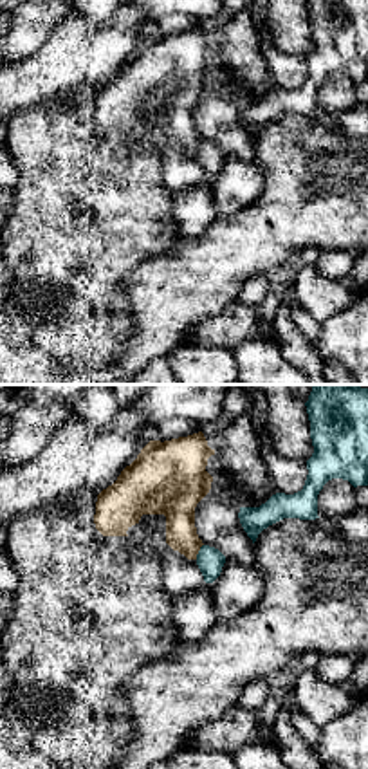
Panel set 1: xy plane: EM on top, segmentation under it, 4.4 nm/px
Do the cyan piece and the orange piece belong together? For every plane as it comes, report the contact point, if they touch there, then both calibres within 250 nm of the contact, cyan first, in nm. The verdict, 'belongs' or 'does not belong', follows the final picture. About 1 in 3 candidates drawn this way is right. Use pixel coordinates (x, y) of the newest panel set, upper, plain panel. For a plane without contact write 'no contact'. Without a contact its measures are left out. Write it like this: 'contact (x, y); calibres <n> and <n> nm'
contact (199, 147); calibres 120 and 170 nm

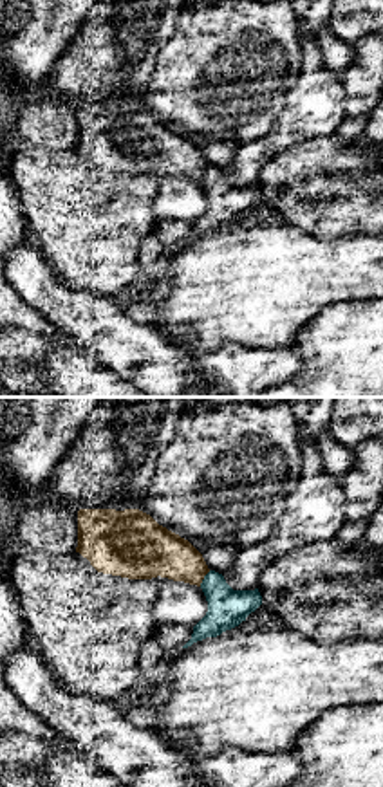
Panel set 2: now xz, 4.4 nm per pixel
contact (205, 174); calibres 180 and 220 nm

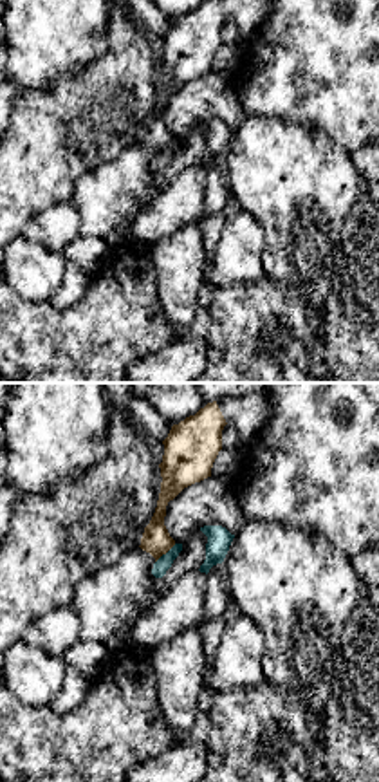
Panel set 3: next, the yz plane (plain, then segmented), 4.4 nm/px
contact (166, 148); calibres 70 and 130 nm

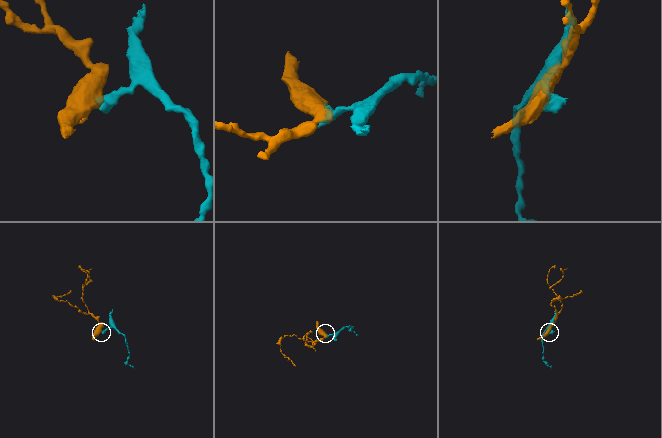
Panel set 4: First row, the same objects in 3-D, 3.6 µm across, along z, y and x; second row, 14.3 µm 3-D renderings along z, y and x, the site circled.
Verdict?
does not belong

